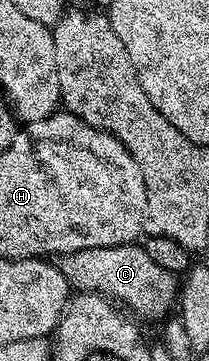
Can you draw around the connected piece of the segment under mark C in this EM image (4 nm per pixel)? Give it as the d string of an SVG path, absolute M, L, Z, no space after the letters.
M136 242L119 244L114 248L87 248L81 252L65 252L59 257L58 267L73 289L98 292L123 306L141 321L163 321L171 313L168 312L171 308L173 311L178 300L177 273L162 270L162 266L154 266L150 254L146 254L144 247Z

